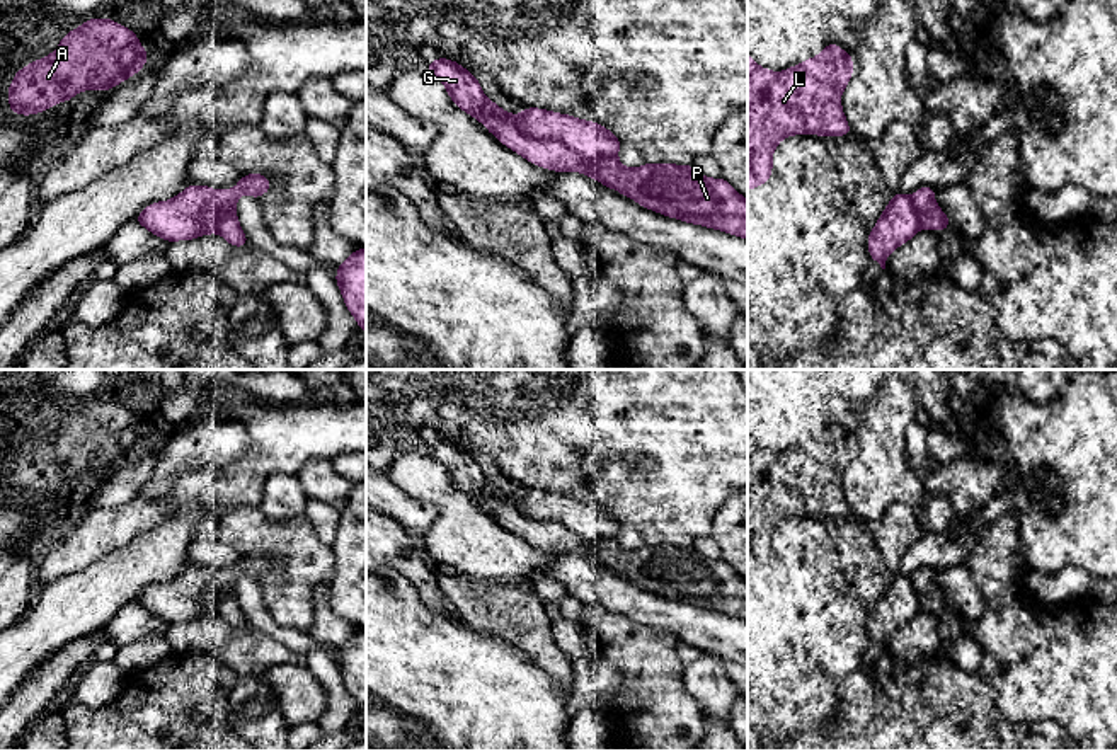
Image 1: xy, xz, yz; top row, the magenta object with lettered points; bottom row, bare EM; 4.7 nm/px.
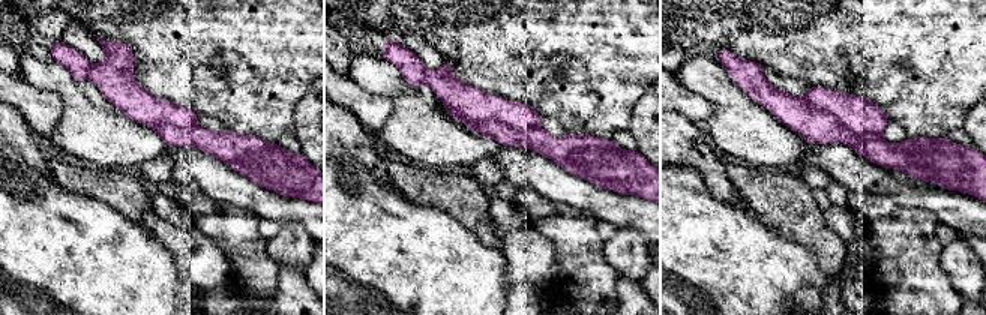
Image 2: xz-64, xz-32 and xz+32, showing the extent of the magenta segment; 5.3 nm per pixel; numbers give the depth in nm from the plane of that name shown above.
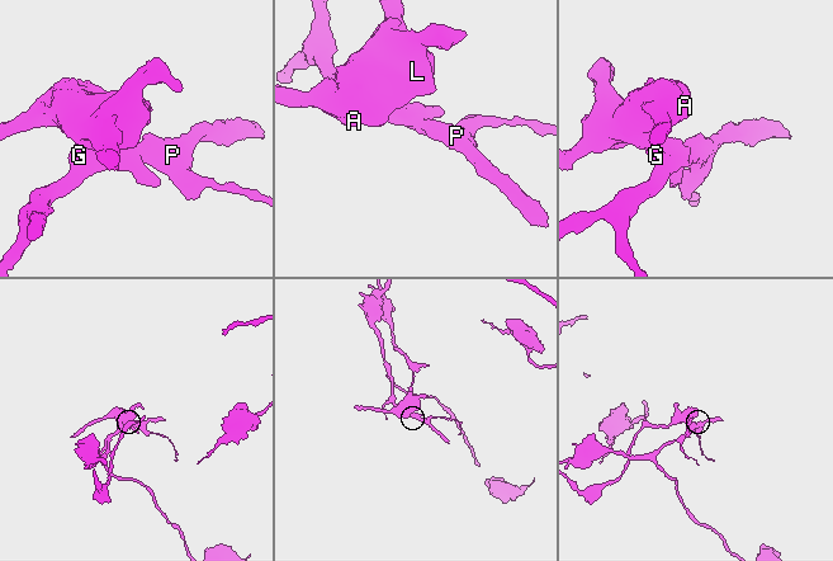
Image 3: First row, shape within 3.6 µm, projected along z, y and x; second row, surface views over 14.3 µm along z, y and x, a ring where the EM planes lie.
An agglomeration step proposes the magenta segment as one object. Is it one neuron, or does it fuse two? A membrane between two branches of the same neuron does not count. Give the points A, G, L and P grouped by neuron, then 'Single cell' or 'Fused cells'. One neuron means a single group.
Groups: A L / G P. Fused cells

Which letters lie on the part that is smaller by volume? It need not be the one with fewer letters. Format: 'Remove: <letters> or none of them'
Remove: A, L

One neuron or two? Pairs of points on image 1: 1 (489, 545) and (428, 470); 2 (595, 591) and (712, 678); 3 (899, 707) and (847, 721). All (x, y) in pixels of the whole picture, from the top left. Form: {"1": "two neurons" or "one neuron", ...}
{"1": "one neuron", "2": "two neurons", "3": "two neurons"}

